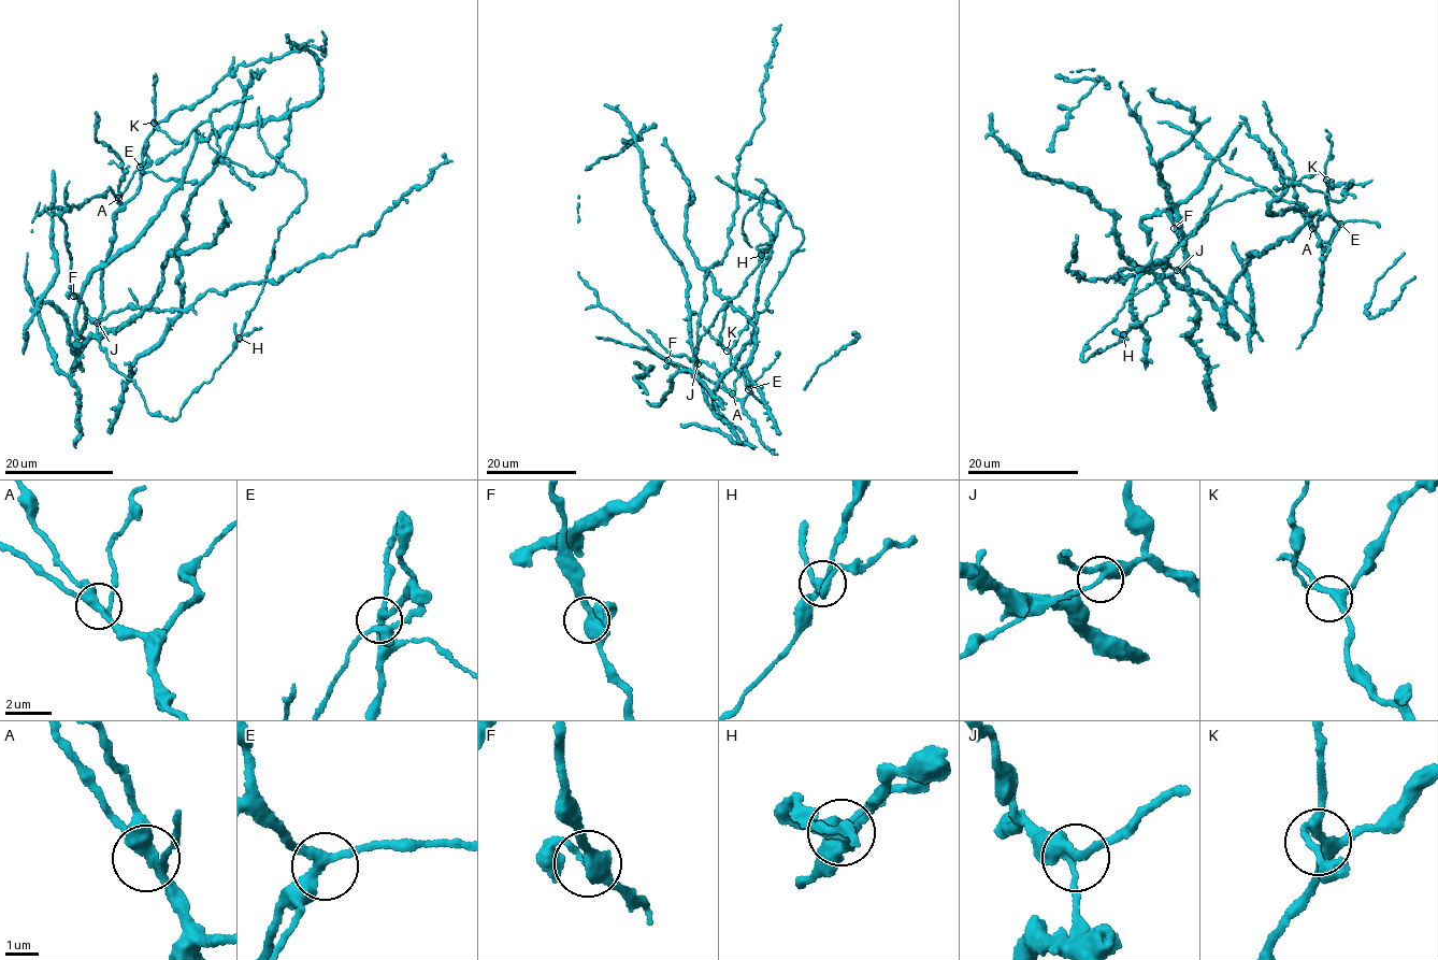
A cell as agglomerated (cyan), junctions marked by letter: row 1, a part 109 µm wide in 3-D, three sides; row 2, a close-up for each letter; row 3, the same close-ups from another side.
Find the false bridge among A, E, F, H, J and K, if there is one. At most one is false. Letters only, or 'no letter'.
H

